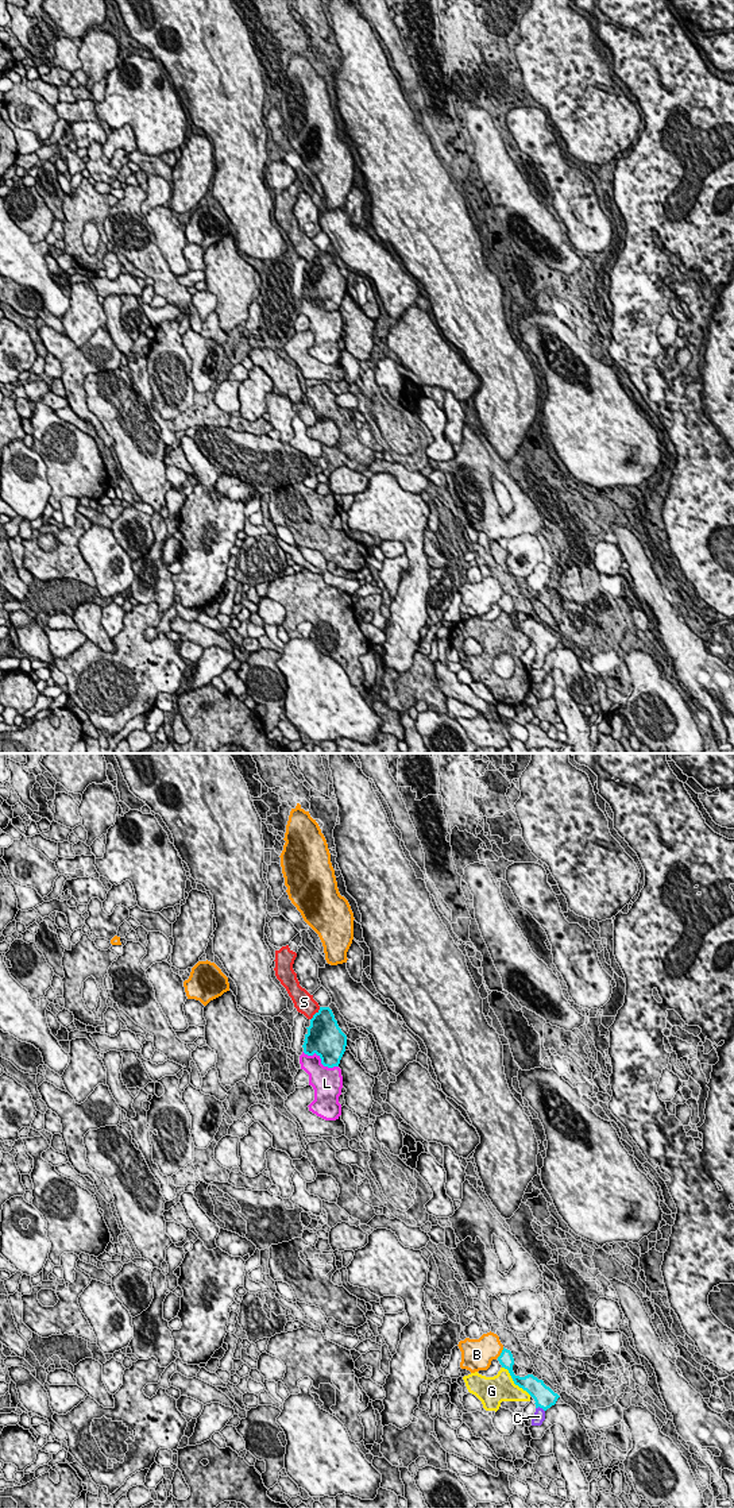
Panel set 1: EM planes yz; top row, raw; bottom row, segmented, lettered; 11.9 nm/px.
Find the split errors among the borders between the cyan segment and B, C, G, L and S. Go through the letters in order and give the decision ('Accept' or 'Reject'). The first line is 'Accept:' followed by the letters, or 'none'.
Accept: C
B: Reject
C: Accept
G: Reject
L: Reject
S: Reject

